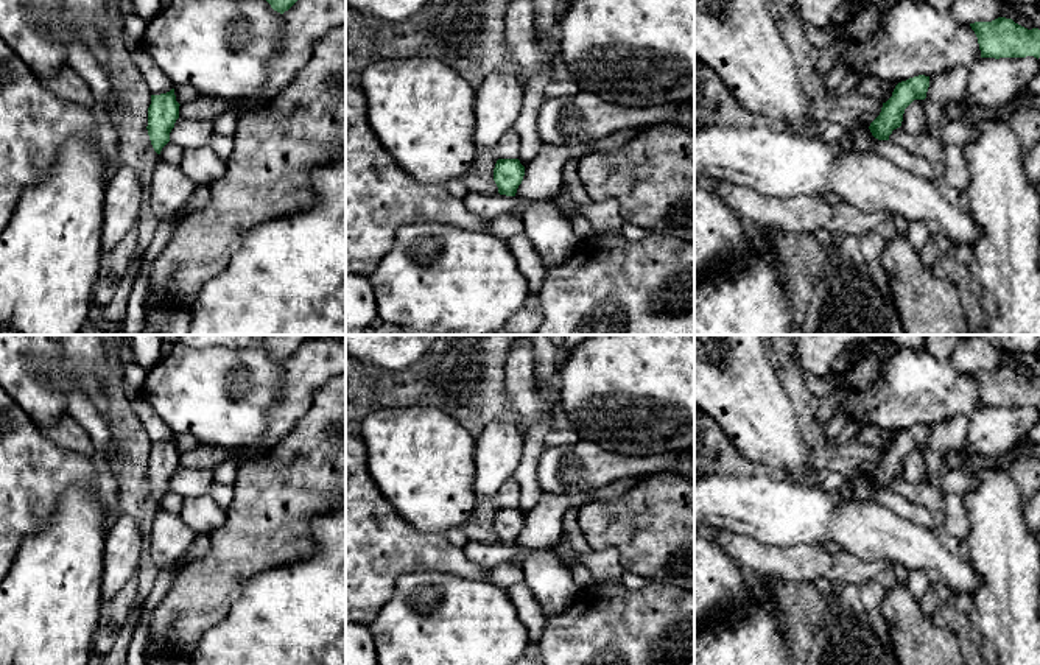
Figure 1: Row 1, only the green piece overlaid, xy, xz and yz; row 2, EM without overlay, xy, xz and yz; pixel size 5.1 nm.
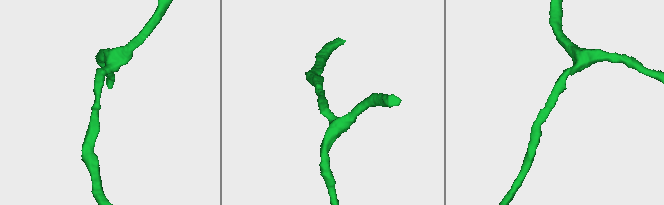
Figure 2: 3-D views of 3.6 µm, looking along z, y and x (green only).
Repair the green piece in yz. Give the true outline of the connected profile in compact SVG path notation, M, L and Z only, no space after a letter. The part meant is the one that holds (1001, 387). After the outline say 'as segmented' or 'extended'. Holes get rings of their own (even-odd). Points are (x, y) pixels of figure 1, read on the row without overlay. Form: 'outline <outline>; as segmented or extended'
outline M1012 368L970 372L981 399L981 406L1040 406L1040 378L1028 378Z; as segmented

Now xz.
outline M498 508L494 517L494 530L500 544L515 545L525 525L525 515L518 508Z; as segmented

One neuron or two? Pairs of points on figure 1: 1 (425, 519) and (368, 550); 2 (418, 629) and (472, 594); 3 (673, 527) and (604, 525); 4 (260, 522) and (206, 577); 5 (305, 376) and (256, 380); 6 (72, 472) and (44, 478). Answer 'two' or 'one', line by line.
1: two
2: one
3: one
4: one
5: two
6: one

